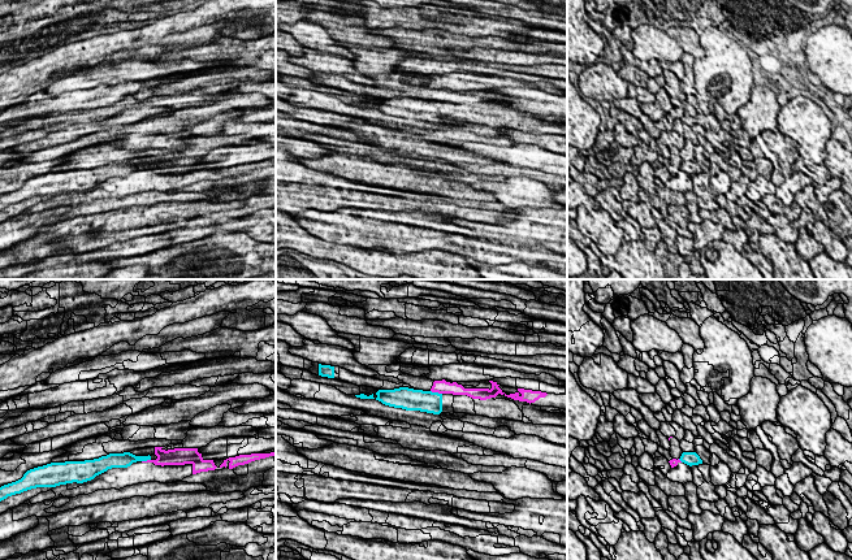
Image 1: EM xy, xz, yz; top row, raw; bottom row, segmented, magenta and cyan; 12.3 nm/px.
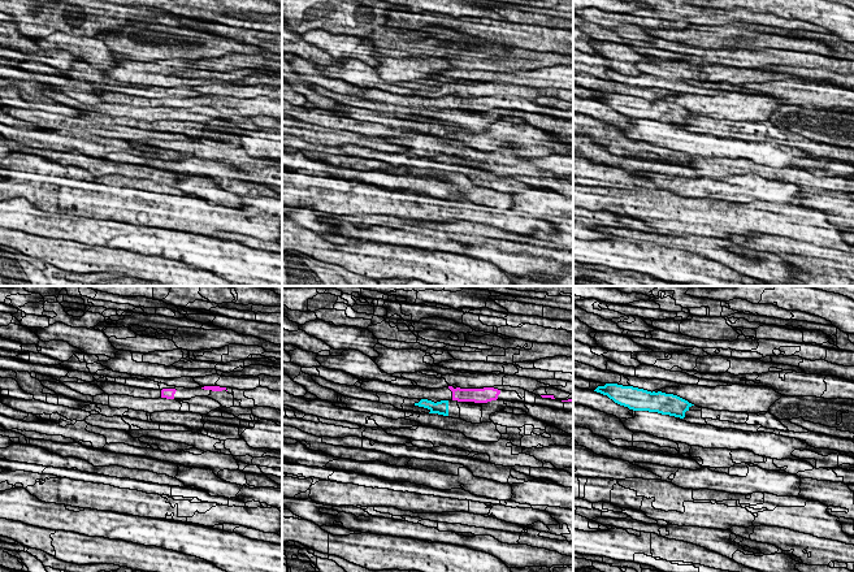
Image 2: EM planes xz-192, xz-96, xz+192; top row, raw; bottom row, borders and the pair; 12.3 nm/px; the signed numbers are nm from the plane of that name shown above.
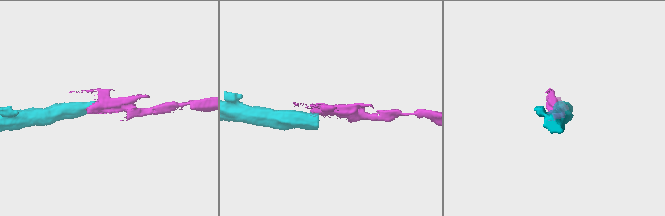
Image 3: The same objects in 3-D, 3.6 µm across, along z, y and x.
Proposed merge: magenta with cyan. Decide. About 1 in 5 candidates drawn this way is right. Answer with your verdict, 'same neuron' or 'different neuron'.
different neuron

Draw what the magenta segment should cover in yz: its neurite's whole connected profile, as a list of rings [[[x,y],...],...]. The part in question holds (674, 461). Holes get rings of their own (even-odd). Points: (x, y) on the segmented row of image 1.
[[[672,459],[669,461],[671,469],[667,473],[667,478],[672,482],[687,483],[693,482],[693,474],[689,465],[682,463],[679,459]]]

